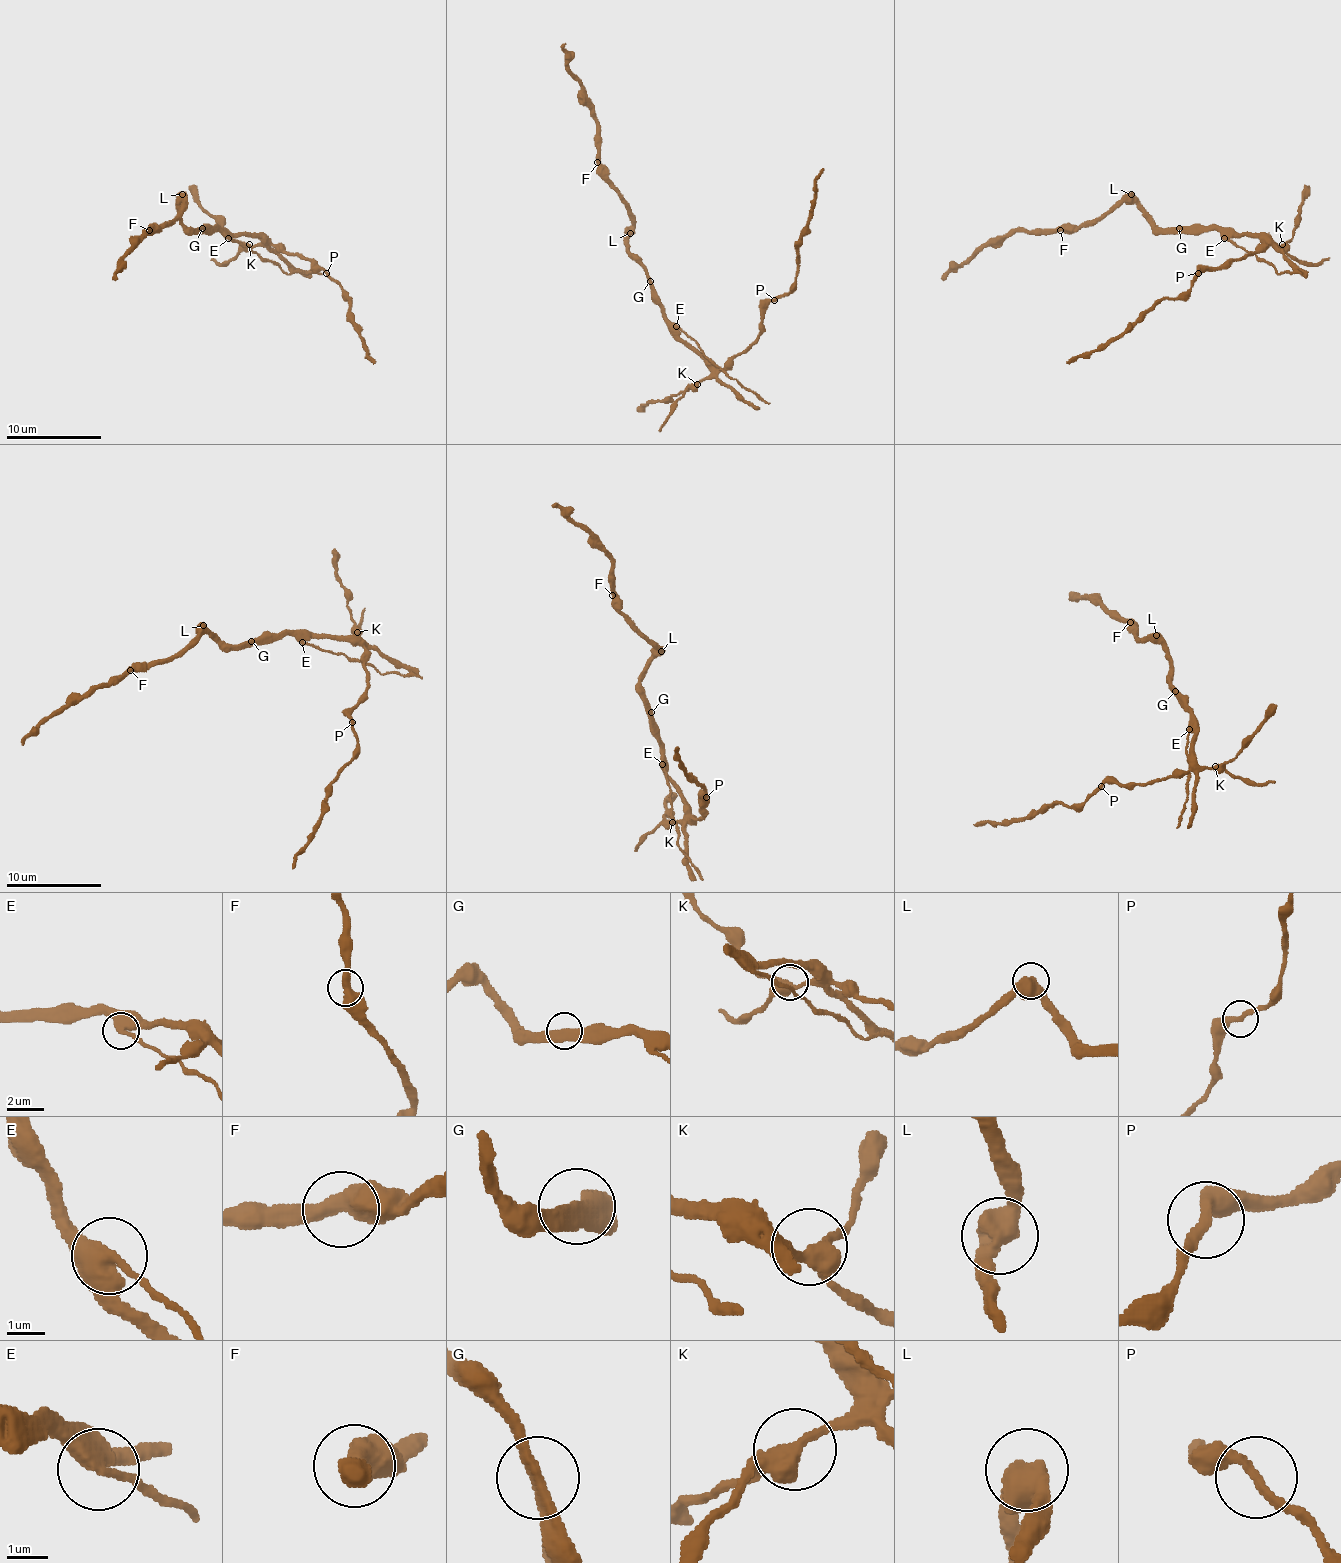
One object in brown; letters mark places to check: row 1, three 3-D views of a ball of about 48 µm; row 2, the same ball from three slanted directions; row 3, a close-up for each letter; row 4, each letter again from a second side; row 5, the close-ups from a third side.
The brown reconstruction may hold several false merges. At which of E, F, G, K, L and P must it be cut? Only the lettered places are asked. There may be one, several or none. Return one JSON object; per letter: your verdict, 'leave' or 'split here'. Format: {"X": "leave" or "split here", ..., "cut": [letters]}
{"E": "split here", "F": "leave", "G": "leave", "K": "leave", "L": "leave", "P": "leave", "cut": ["E"]}

